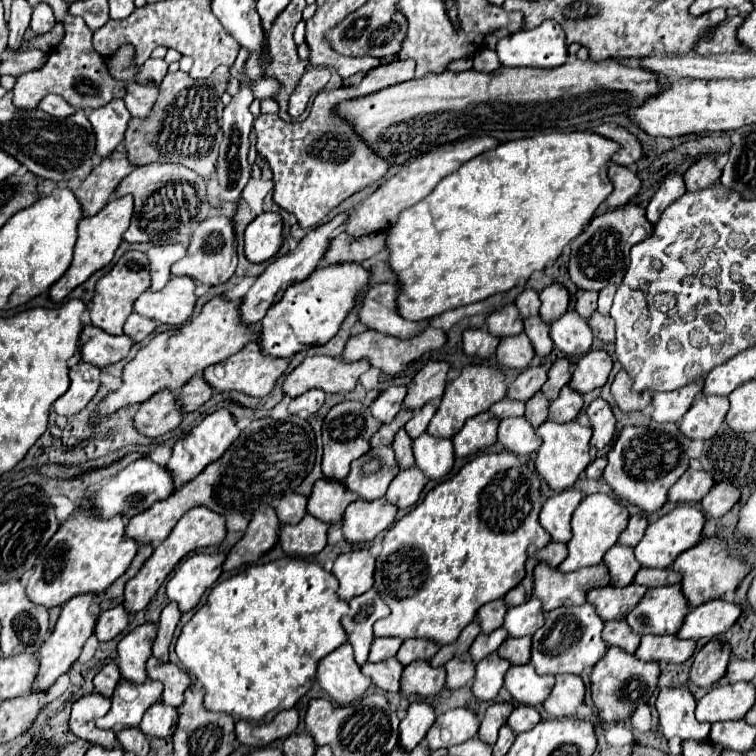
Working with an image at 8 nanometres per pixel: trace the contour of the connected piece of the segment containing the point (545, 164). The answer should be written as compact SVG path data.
M579 131L541 133L541 135L535 135L529 139L509 141L509 143L503 143L503 145L491 149L491 151L485 151L485 153L477 155L475 159L463 163L455 173L443 177L425 199L421 199L413 207L401 211L397 223L387 229L387 239L385 239L385 245L389 249L387 263L389 263L391 271L397 275L397 285L399 285L397 311L399 311L399 315L403 315L403 319L409 319L409 321L425 321L425 319L437 317L443 311L457 309L457 307L463 307L469 303L477 303L477 301L483 301L495 293L509 291L519 279L529 279L529 275L533 271L541 271L549 261L555 261L561 255L563 247L569 245L571 239L583 231L583 225L587 225L593 219L597 207L611 193L611 181L607 177L607 163L617 149L619 149L617 143L613 143L601 135L595 135L595 133L579 133Z

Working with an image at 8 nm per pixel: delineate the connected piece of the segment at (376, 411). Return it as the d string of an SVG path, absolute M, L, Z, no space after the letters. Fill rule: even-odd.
M391 385L387 387L373 403L371 403L371 413L375 419L381 423L389 423L403 407L403 399L407 395L405 385Z

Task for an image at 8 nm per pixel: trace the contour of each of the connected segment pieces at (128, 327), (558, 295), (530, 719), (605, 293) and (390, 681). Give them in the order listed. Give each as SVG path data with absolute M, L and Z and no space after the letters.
M133 313L133 315L125 321L125 325L123 325L123 333L125 333L127 337L131 337L133 343L139 343L139 341L143 341L149 333L153 333L155 327L157 327L155 321Z
M553 283L553 285L545 287L539 295L541 295L541 319L545 323L553 323L567 311L569 291L563 285Z
M517 705L517 707L513 709L513 713L509 715L507 725L509 725L513 731L523 733L523 731L527 731L527 729L535 727L539 721L541 721L541 715L539 715L539 711L537 711L535 707Z
M607 285L599 291L599 311L603 315L609 315L609 309L611 309L611 303L613 303L613 295L615 295L617 287L615 285Z
M393 657L385 659L379 663L365 663L361 671L373 679L373 683L383 689L383 691L399 691L401 685L401 675L403 675L403 665Z

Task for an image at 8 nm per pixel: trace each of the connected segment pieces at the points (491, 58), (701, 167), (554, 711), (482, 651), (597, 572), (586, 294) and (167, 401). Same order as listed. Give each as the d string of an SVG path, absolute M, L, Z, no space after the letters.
M482 49L480 52L477 51L473 55L473 69L475 71L485 71L485 73L491 73L495 69L499 69L501 63L497 59L497 53L495 50Z
M703 157L697 163L693 163L685 173L685 185L687 191L697 191L713 185L721 171L715 167L715 157Z
M557 675L557 683L543 707L553 717L573 717L585 701L585 685L579 675Z
M503 627L495 629L493 633L479 633L479 637L475 639L475 643L471 645L469 653L473 657L475 663L479 663L483 657L487 657L489 653L497 651L497 647L507 639L507 631Z
M549 563L535 567L533 595L543 601L543 609L551 611L563 605L583 605L587 591L605 587L609 583L609 571L605 563L579 569L575 573L561 573Z
M581 291L579 297L577 297L577 305L575 305L575 311L589 319L591 313L597 309L597 291Z
M165 389L139 405L133 423L141 435L155 439L179 427L181 419L183 419L183 411L175 401L175 395Z

